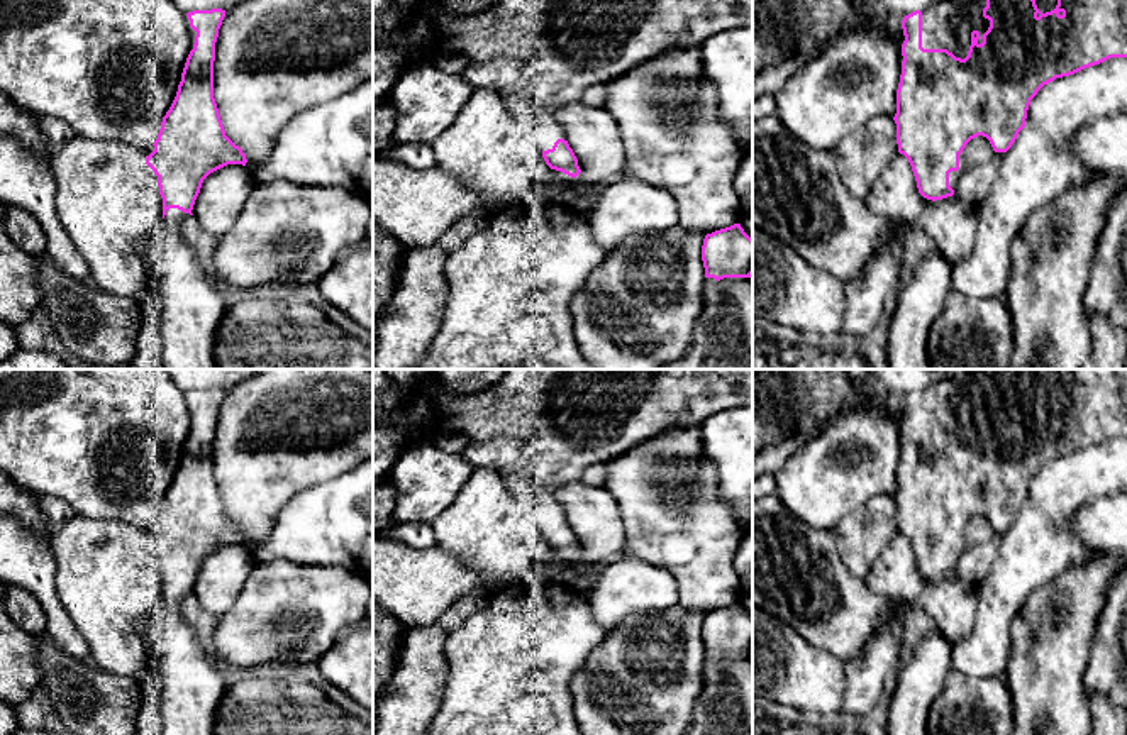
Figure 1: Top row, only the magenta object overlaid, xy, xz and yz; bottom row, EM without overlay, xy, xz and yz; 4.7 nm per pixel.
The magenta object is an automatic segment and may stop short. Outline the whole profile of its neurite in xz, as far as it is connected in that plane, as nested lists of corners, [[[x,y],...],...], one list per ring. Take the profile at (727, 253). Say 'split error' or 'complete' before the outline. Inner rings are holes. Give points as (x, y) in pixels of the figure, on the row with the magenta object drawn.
complete; [[[741,224],[707,234],[702,246],[705,278],[752,276],[752,239]]]

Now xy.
split error; [[[222,8],[193,10],[186,14],[192,36],[190,54],[181,73],[176,97],[163,117],[158,139],[144,149],[146,169],[156,180],[163,198],[164,224],[178,232],[180,224],[188,215],[193,215],[192,210],[203,180],[227,164],[246,166],[247,163],[242,149],[225,135],[214,98],[215,42],[224,17],[225,10]]]

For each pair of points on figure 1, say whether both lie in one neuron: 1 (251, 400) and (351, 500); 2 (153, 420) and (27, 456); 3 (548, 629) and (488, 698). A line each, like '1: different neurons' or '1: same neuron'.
1: different neurons
2: same neuron
3: same neuron

